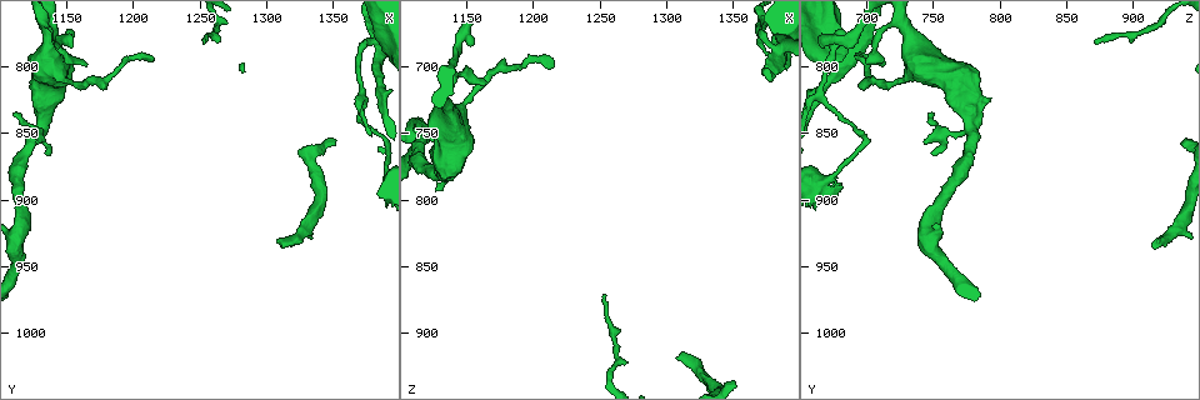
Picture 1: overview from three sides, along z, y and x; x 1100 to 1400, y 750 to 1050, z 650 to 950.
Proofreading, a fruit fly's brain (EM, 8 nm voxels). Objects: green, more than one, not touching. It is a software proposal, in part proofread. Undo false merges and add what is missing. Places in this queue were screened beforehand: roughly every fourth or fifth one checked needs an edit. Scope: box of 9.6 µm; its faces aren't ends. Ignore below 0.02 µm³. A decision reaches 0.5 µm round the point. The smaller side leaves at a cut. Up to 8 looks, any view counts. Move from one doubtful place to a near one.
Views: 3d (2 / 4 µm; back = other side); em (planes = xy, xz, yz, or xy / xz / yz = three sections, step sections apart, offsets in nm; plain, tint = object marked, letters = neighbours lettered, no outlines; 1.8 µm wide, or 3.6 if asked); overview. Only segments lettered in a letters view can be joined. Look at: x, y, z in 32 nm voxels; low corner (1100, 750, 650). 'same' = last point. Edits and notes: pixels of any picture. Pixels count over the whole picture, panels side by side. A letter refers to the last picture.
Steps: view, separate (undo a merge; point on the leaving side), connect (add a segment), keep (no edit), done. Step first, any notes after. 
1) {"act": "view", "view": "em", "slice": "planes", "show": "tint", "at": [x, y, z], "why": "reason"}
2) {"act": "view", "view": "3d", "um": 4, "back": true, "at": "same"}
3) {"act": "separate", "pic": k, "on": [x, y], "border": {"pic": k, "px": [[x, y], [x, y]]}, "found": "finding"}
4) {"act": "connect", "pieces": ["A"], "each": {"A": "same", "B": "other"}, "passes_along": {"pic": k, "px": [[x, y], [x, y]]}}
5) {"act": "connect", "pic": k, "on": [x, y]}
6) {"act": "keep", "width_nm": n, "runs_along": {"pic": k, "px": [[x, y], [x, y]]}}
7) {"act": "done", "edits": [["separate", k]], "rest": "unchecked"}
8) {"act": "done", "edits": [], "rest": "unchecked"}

{"act": "view", "view": "em", "slice": "planes", "show": "letters", "at": [1352, 858, 934], "why": "branch stops here"}

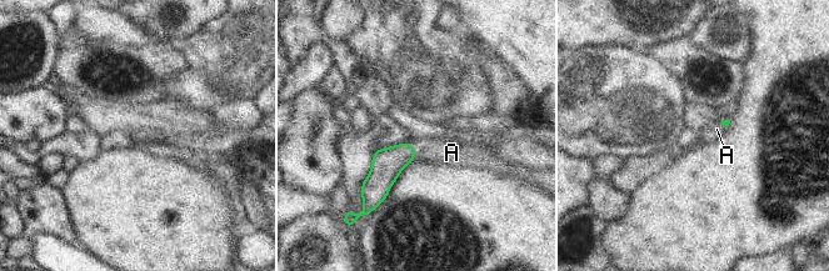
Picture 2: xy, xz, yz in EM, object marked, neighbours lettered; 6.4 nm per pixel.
{"act": "connect", "pieces": ["A"], "longest_contact_nm": ["A", 80], "each": {"A": "same"}, "passes_along": {"pic": 2, "px": [[386, 164], [414, 152], [452, 152]]}, "found": "it goes on there"}

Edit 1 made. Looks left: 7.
{"act": "view", "view": "overview", "why": "see it whole again"}

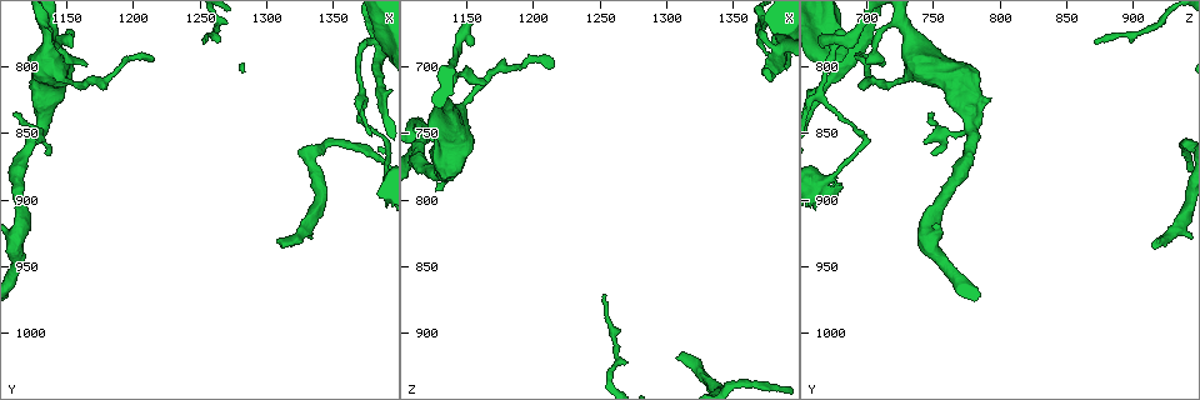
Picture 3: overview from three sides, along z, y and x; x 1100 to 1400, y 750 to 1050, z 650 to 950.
{"act": "view", "view": "em", "slice": "xy", "step": 8, "show": "tint", "at": [1308, 930, 922], "why": "free end"}

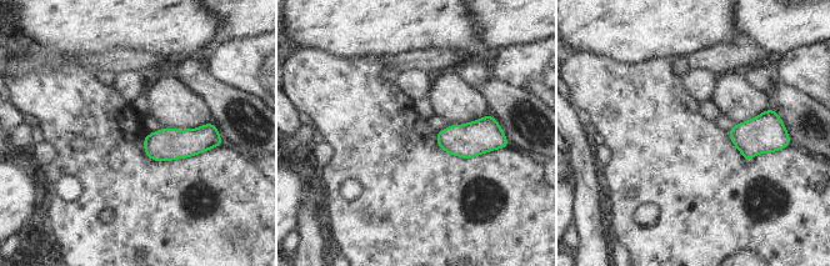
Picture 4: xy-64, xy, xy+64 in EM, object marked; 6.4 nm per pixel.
{"act": "view", "view": "em", "slice": "xz", "step": 4, "show": "letters", "at": "same"}

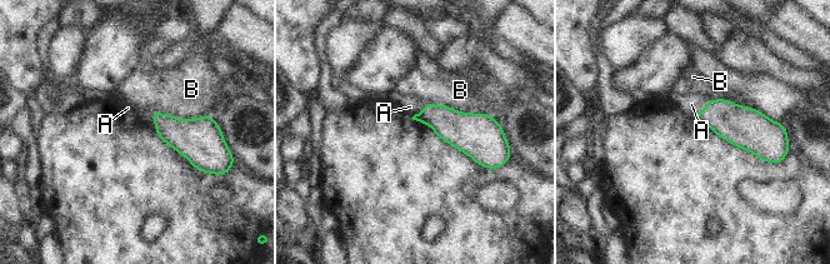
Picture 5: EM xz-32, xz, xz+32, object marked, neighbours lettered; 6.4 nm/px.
{"act": "connect", "pieces": ["A"], "each": {"A": "same", "B": "other"}, "found": "it goes on there"}

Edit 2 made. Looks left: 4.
{"act": "view", "view": "overview", "why": "redraw"}

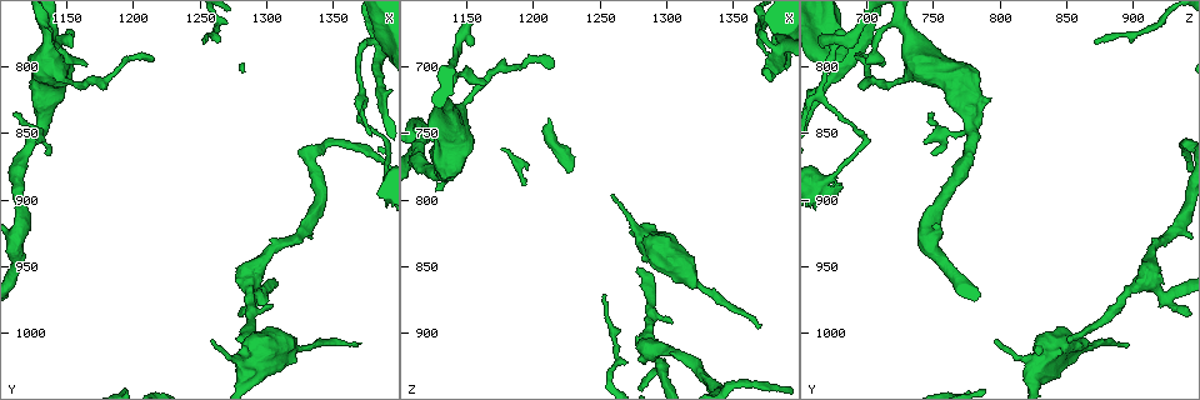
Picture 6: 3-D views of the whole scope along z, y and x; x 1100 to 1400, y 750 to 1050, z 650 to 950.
{"act": "view", "view": "em", "slice": "planes", "show": "plain", "at": [1284, 1006, 850], "why": "an open end"}

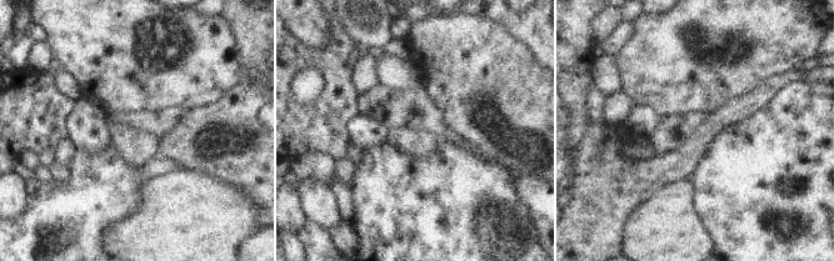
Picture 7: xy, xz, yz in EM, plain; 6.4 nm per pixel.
{"act": "view", "view": "em", "slice": "planes", "show": "letters", "at": "same", "why": "see the neighbours"}

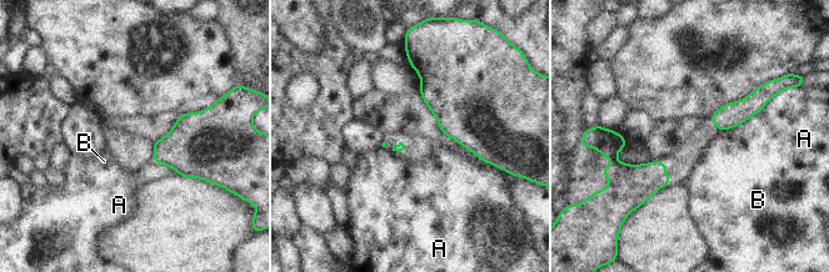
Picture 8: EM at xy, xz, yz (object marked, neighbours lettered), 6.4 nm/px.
{"act": "keep", "each": {"A": "other", "B": "other"}, "border": {"pic": 8, "px": [[770, 100], [755, 114], [724, 131]]}, "found": "none of them fits"}

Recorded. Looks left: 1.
{"act": "view", "view": "em", "um": 3.6, "slice": "xy", "step": 16, "show": "letters", "at": [1164, 798, 714], "why": "branch stops here"}

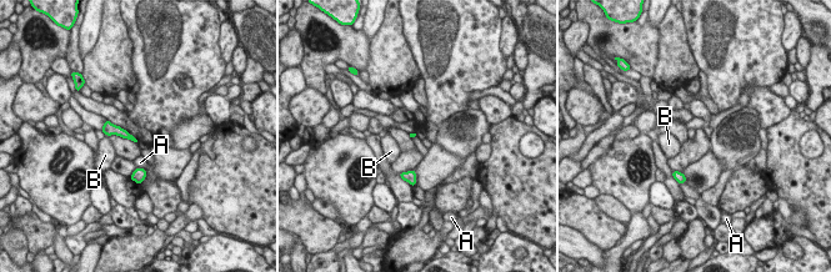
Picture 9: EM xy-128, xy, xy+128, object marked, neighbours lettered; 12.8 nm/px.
{"act": "keep", "each": {"A": "other", "B": "other"}, "border": {"pic": 9, "px": [[136, 167], [145, 170]]}, "found": "no lettered segment goes on from it"}

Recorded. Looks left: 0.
{"act": "done", "edits": [["connect", 2], ["connect", 5]], "rest": "unchecked"}

